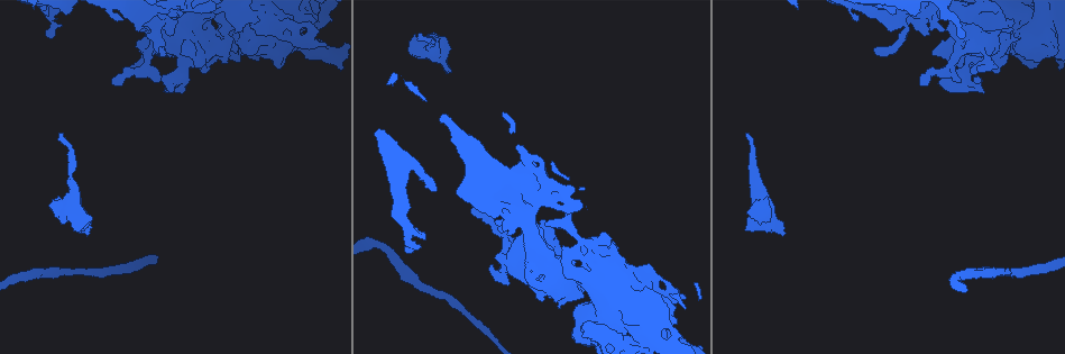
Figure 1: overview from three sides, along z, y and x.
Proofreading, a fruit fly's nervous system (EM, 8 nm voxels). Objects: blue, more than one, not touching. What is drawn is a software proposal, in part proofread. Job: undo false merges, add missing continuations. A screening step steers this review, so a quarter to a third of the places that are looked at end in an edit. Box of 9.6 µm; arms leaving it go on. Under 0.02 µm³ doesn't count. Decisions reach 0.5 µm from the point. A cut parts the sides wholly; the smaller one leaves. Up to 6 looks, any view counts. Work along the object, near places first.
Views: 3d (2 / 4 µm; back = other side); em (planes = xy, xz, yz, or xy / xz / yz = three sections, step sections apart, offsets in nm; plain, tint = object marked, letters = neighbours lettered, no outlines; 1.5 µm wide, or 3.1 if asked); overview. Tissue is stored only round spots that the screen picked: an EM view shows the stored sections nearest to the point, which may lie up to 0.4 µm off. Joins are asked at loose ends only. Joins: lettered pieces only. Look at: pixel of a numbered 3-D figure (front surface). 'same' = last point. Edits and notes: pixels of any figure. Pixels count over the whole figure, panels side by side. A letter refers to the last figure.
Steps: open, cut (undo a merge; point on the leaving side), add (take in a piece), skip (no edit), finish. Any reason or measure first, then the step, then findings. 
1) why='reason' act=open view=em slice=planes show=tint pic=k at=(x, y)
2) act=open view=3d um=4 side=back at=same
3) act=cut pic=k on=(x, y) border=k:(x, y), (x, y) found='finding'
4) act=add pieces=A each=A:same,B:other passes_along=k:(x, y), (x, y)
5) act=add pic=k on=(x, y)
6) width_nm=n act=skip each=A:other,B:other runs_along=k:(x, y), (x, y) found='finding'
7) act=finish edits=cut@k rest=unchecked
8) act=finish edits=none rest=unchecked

why='free end' act=open view=em slice=planes show=letters pic=1 at=(158, 52)

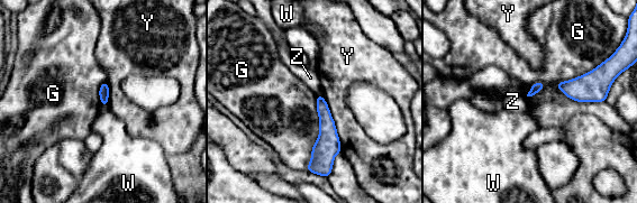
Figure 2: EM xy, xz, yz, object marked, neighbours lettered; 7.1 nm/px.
act=skip each=G:other,W:other,Y:other,Z:other runs_along=2:(319, 98), (325, 149), (310, 166) found='no lettered piece goes on from it'

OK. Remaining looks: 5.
why='tapers out' act=open view=3d um=2 pic=1 at=(421, 35)

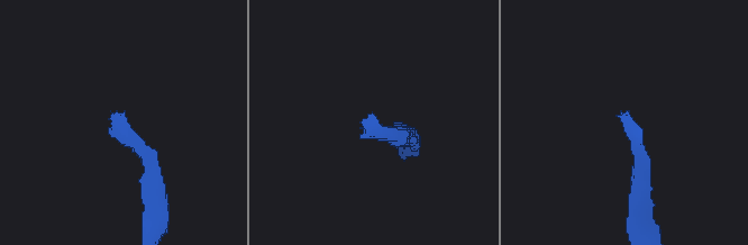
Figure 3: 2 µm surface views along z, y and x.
act=open view=em slice=xz step=4 show=letters pic=3 at=(114, 115)

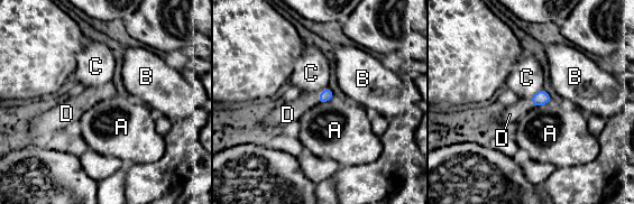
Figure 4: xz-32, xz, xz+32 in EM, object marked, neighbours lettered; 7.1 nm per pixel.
longest_contact=D:140nm act=add pieces=D each=A:other,B:other,C:other,D:same passes_along=4:(327, 94), (320, 94), (291, 112) found='the neuron continues'

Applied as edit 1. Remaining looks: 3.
why='see it whole again' act=open view=overview

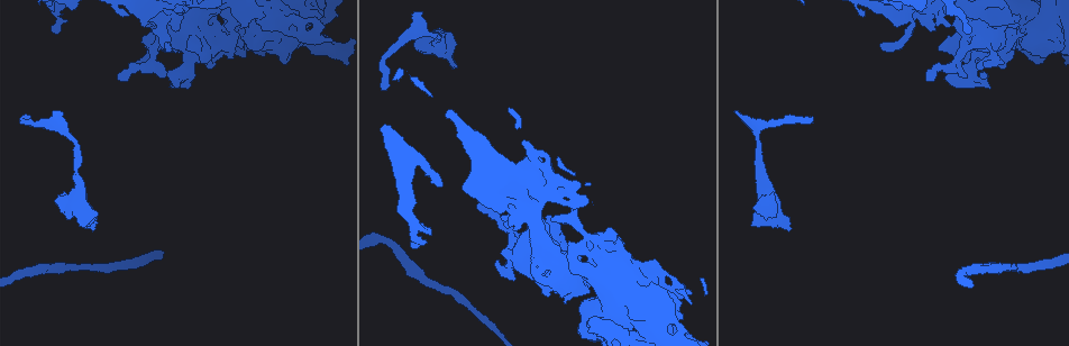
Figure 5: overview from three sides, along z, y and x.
why='branch stops here' act=open view=3d um=2 pic=5 at=(92, 228)

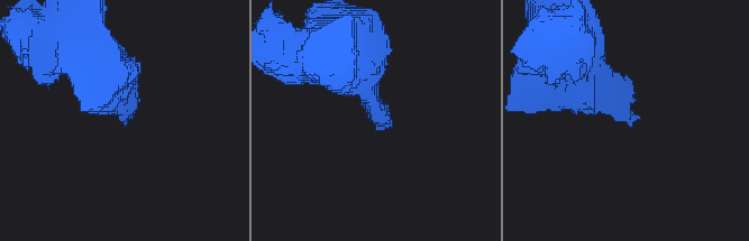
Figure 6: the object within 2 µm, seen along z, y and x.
act=open view=em slice=planes show=letters pic=6 at=(637, 118)

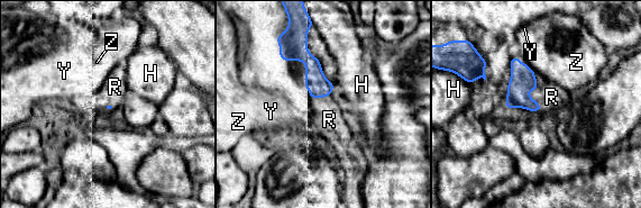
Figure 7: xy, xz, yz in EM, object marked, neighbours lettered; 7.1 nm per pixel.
act=add pieces=R each=H:other,R:same,Y:other,Z:other passes_along=7:(522, 78), (530, 89), (551, 97) found='it goes on there'

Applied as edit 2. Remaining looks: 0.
act=finish edits=add@4,add@7 rest=unchecked

